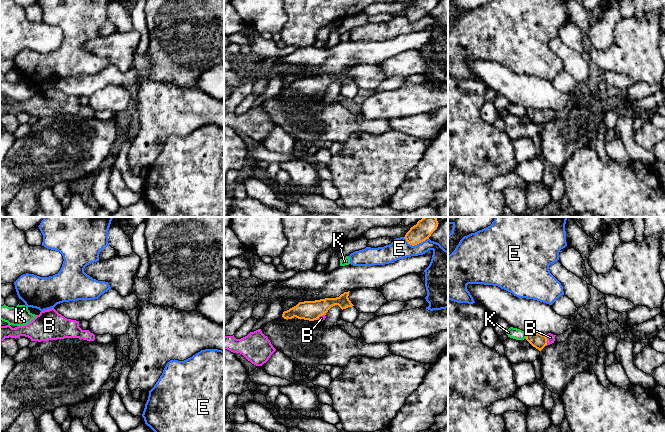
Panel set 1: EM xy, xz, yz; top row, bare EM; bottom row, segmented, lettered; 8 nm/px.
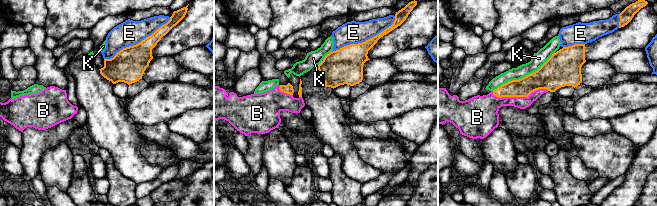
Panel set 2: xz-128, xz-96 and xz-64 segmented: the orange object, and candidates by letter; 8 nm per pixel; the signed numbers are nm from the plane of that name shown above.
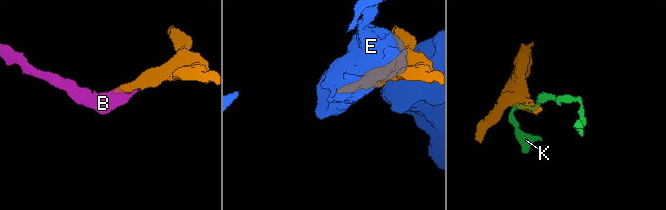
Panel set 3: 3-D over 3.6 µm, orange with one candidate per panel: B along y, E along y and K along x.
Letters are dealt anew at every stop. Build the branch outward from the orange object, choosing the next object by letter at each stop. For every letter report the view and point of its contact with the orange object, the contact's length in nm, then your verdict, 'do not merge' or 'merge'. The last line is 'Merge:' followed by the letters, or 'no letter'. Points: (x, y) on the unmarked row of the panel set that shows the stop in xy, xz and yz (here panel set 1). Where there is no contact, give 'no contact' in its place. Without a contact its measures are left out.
B: contact yz (546, 116); length 90 nm; merge
E: contact xz (416, 20); length 200 nm; do not merge
K: contact yz (526, 112); length 50 nm; do not merge
Merge: B

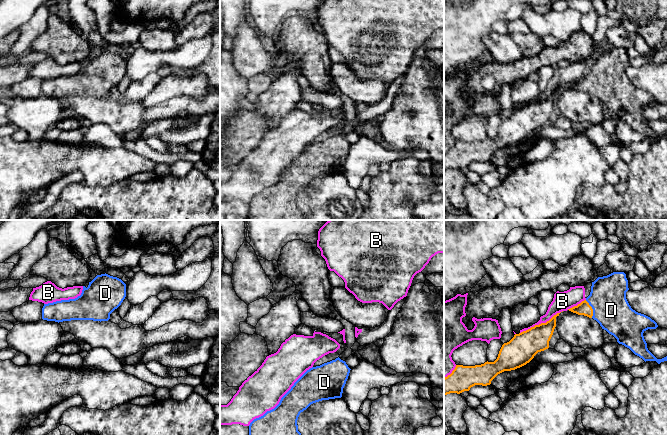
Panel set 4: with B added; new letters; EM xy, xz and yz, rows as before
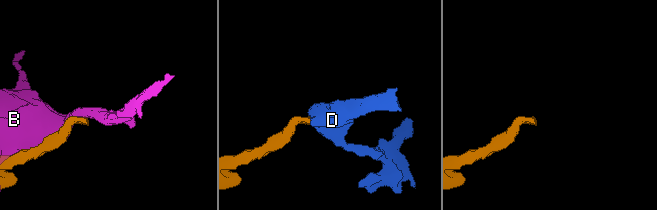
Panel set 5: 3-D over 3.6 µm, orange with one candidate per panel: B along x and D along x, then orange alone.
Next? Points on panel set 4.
B: contact yz (541, 99); length 400 nm; do not merge
D: contact yz (592, 85); length 160 nm; merge
Merge: D

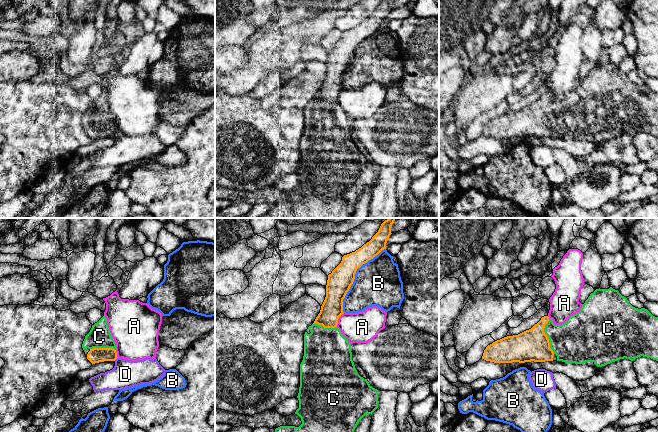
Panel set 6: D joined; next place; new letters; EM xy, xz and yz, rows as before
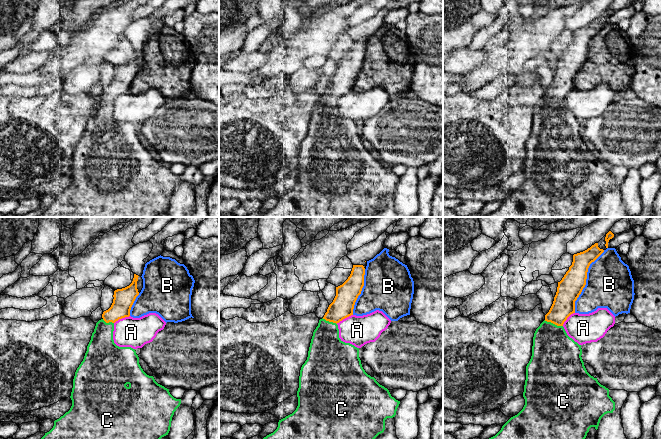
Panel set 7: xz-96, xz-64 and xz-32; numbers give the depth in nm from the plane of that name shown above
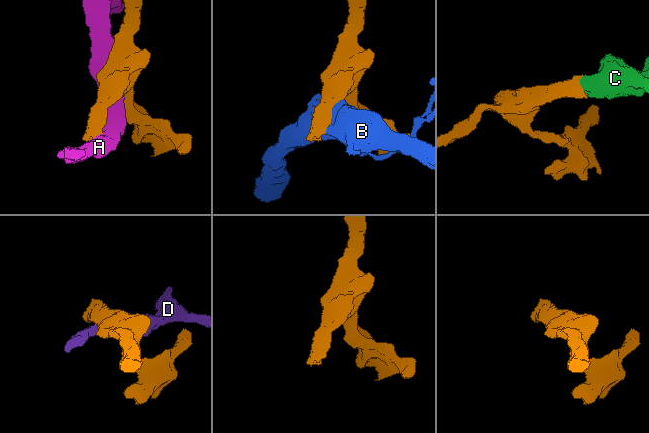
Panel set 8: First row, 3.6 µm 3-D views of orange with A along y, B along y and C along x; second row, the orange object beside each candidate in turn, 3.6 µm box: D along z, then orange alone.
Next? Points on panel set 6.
A: contact xz (338, 94); length 130 nm; do not merge
B: contact xz (354, 53); length 600 nm; do not merge
C: contact yz (547, 112); length 280 nm; merge
D: contact xy (115, 135); length 40 nm; do not merge
Merge: C

